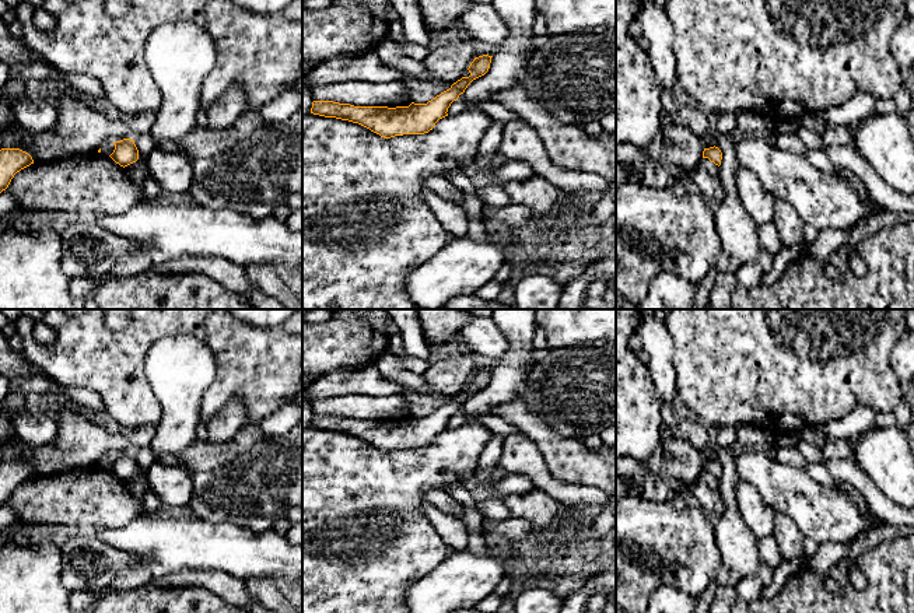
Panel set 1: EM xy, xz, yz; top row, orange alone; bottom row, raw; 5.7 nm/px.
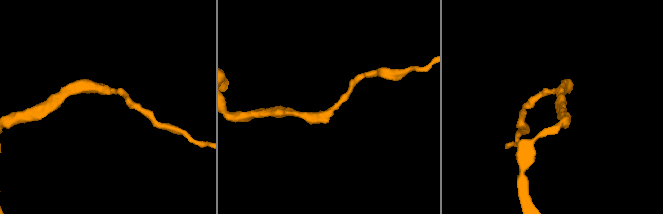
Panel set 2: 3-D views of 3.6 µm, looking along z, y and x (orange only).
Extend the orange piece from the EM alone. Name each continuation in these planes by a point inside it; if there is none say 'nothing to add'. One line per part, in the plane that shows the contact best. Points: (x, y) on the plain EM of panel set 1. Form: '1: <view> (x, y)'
nothing to add

